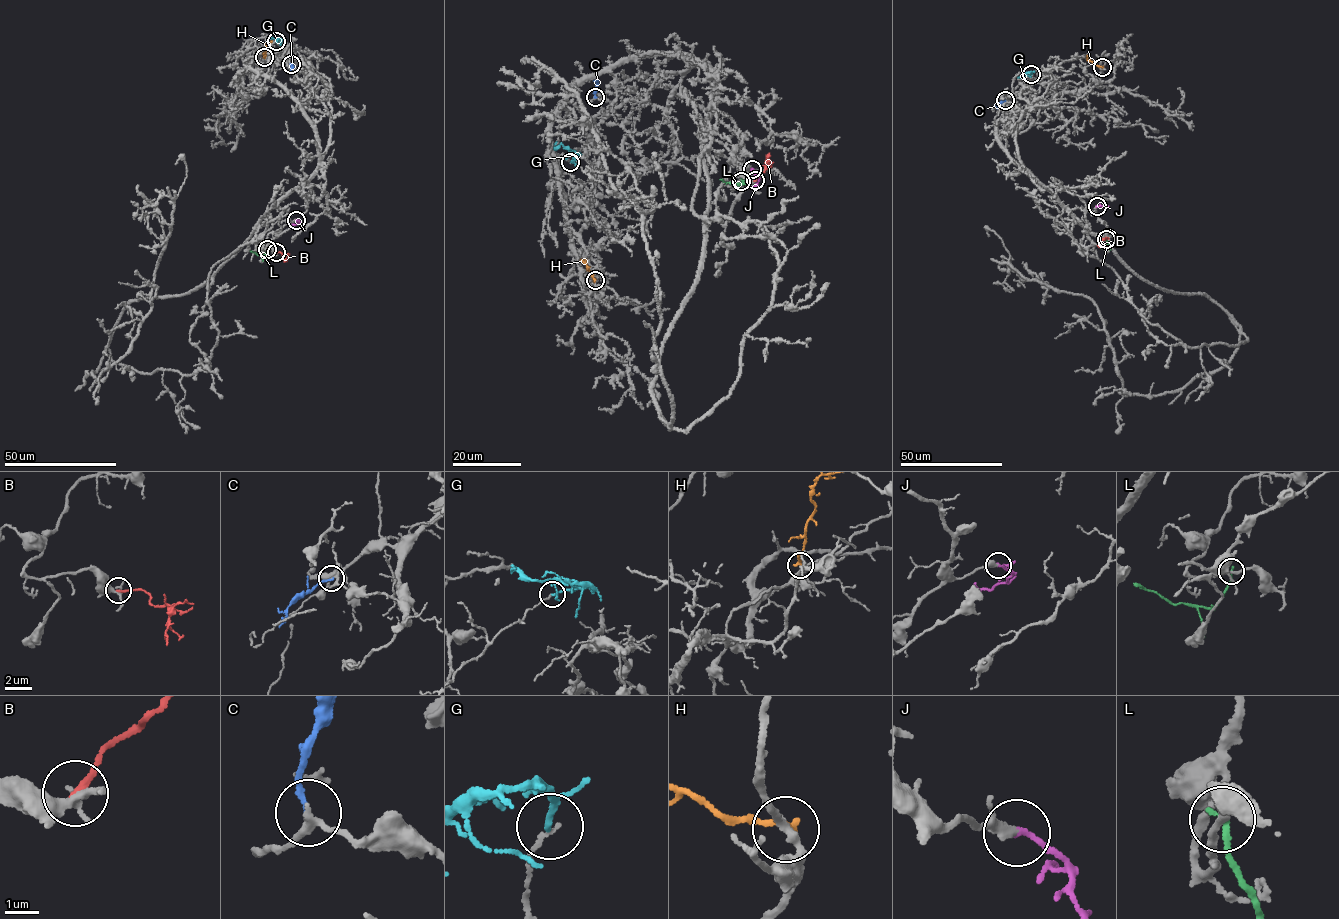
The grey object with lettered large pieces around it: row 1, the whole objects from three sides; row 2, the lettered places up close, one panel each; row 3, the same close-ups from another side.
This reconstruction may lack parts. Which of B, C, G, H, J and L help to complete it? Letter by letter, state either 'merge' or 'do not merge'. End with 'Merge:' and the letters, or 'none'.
B: do not merge
C: merge
G: do not merge
H: do not merge
J: merge
L: do not merge
Merge: C, J

